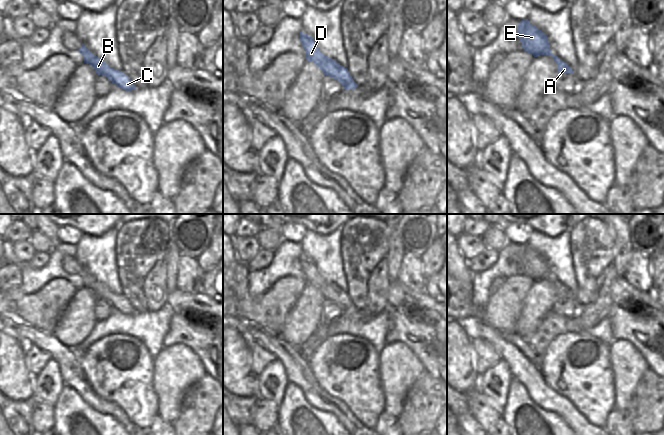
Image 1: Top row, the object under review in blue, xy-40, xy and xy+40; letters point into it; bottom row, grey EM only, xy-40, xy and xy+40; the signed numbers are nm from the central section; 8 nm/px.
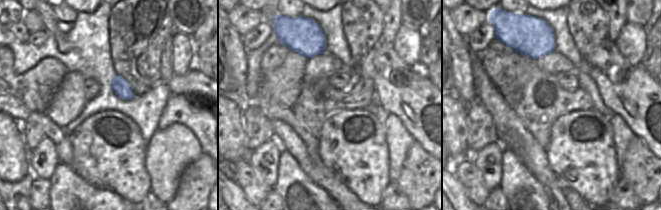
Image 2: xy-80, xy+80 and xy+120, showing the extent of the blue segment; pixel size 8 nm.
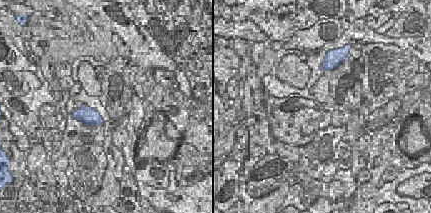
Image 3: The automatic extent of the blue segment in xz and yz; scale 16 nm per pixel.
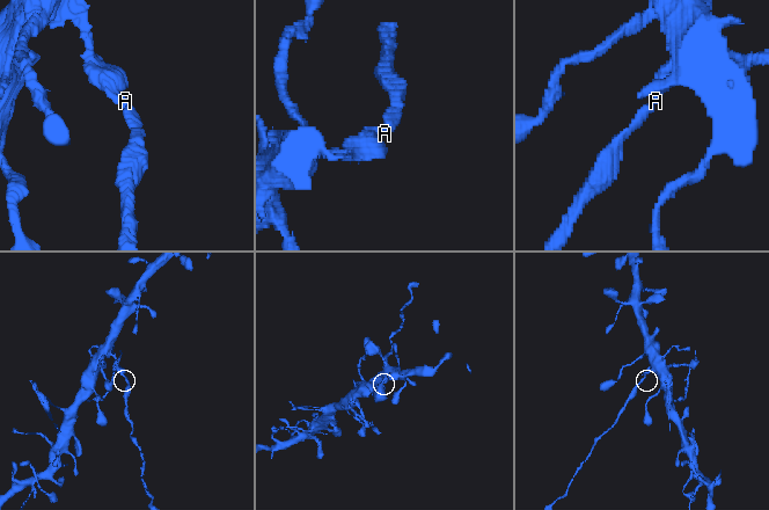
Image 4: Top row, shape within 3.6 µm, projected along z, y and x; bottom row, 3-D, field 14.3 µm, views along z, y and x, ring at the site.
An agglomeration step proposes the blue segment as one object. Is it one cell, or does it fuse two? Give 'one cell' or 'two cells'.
two cells

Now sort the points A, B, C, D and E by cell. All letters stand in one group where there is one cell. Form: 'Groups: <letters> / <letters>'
Groups: A B C D / E.

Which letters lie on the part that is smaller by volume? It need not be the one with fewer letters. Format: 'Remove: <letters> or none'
Remove: A, B, C, D.

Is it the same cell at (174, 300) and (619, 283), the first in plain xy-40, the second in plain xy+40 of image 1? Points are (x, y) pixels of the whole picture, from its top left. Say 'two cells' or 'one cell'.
one cell

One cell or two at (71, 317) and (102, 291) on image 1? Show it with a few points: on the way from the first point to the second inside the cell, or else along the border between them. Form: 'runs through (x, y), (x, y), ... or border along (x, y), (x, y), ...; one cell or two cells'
border along (84, 286), (88, 287), (98, 298); two cells

